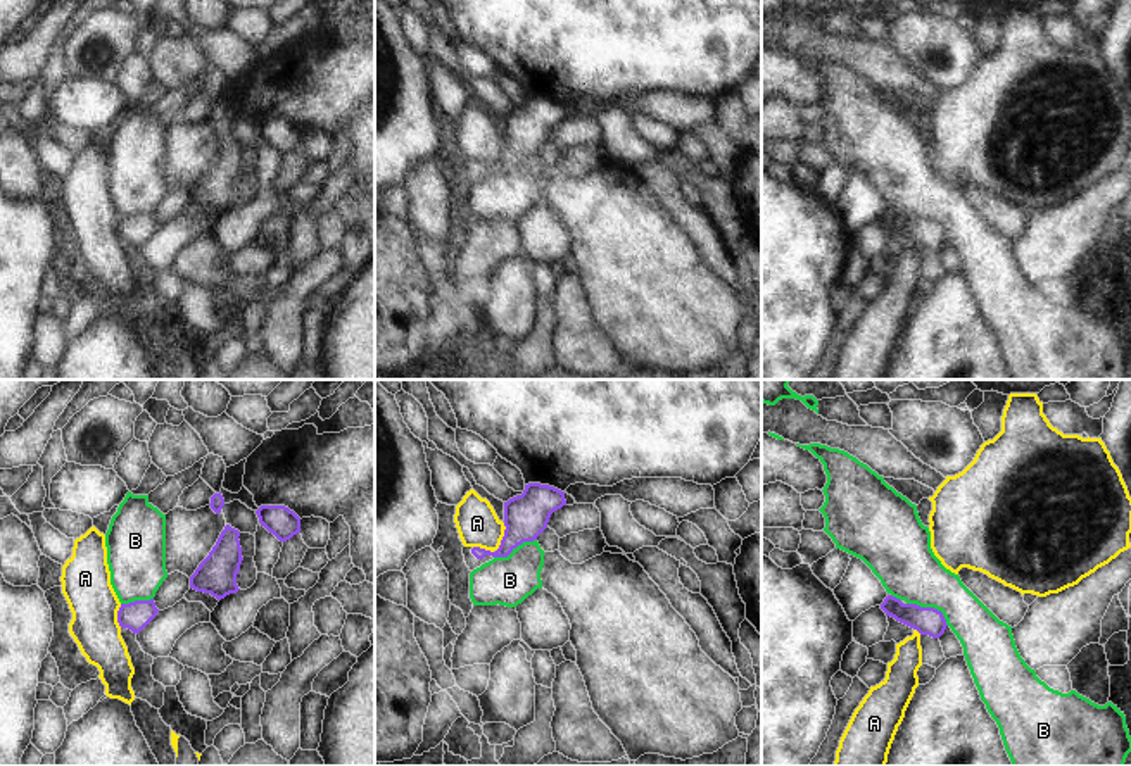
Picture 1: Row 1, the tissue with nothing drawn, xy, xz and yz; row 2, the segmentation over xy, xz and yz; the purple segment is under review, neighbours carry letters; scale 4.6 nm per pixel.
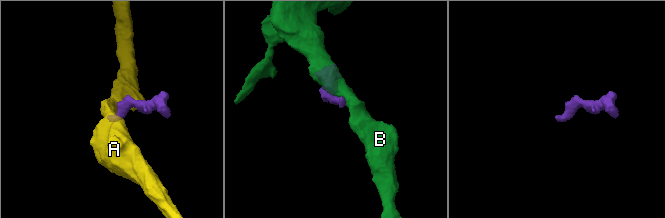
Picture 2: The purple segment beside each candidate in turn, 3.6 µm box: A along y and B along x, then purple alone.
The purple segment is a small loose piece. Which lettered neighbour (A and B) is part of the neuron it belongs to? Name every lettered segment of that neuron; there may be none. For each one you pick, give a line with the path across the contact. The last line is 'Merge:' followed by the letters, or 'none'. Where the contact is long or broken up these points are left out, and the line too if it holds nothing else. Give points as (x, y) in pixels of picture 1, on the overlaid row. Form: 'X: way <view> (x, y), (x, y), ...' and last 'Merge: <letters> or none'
Merge: none

